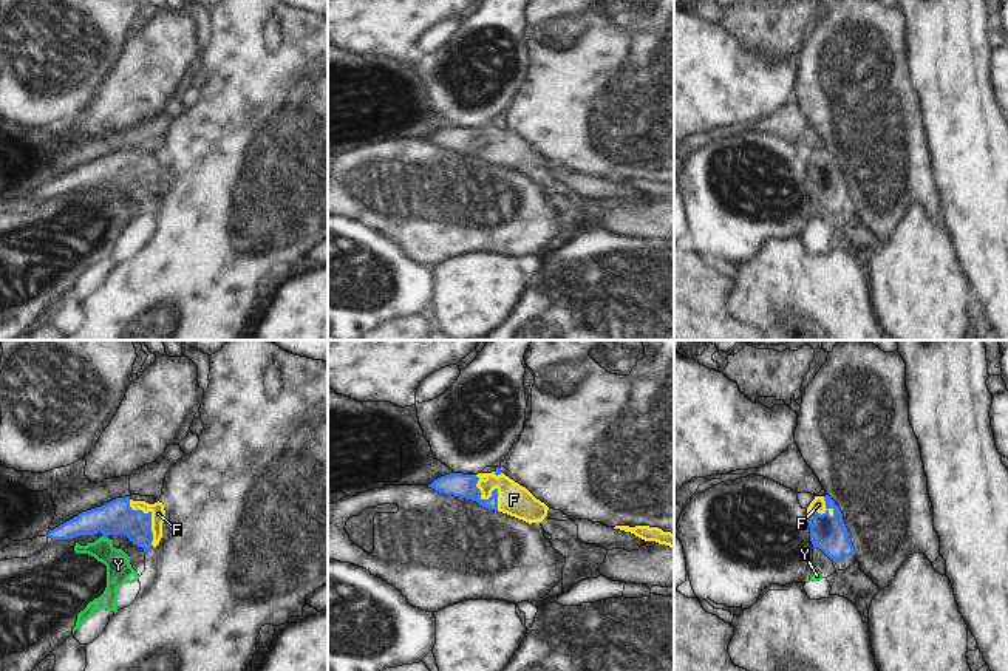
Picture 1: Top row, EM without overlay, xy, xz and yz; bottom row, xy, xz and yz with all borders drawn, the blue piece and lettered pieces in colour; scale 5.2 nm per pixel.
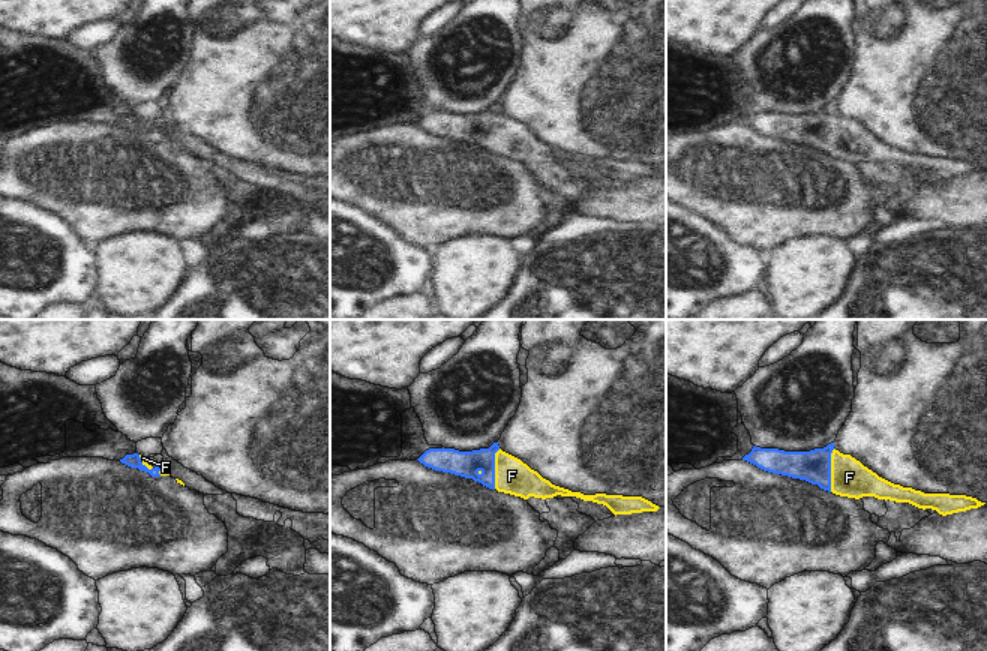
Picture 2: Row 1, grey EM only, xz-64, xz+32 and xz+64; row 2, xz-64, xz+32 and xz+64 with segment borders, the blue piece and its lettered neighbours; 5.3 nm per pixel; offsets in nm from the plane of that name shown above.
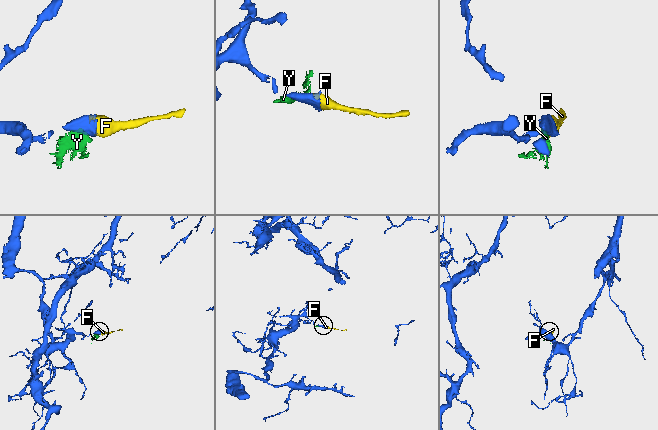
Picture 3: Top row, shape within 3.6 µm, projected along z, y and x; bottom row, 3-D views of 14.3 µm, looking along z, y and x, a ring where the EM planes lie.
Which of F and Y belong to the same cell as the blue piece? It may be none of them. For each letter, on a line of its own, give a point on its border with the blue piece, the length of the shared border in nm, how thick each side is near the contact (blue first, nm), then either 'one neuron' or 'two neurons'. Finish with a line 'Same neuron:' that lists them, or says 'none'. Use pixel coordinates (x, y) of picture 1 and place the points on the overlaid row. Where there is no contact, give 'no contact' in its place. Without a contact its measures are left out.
F: meets blue in xz at (490, 497); contact 220 nm long; 130 nm thick on the blue side, 160 nm on the other; one neuron
Y: meets blue in xy at (102, 535); contact 60 nm long; 180 nm thick on the blue side, 130 nm on the other; two neurons
Same neuron: F

